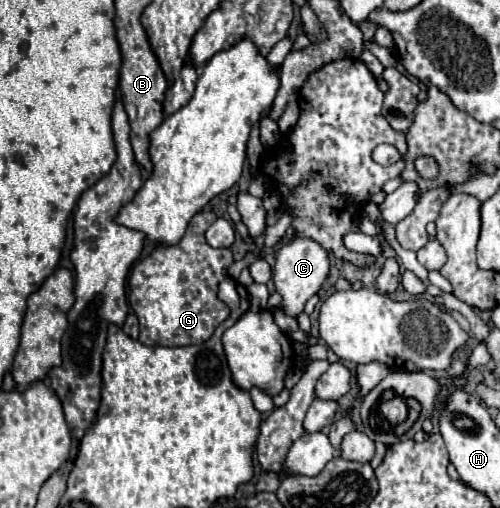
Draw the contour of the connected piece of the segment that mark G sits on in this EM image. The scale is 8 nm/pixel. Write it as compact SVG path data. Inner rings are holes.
M215 211L197 213L177 245L157 247L133 267L129 277L129 305L139 319L141 343L151 347L185 347L203 343L213 335L215 327L227 319L229 307L219 301L215 293L219 275L227 275L233 254L229 249L213 249L205 241L205 231L215 219Z

